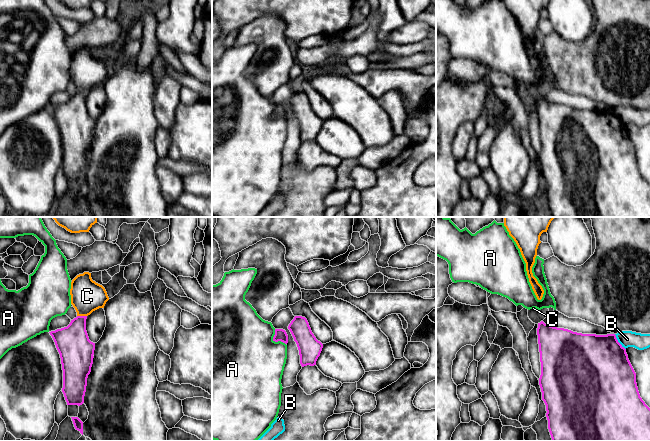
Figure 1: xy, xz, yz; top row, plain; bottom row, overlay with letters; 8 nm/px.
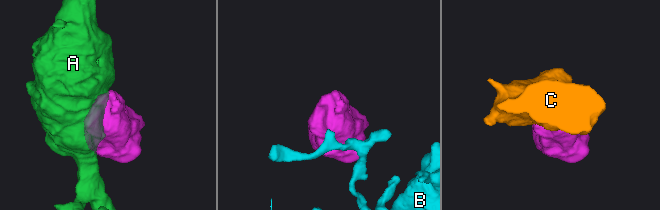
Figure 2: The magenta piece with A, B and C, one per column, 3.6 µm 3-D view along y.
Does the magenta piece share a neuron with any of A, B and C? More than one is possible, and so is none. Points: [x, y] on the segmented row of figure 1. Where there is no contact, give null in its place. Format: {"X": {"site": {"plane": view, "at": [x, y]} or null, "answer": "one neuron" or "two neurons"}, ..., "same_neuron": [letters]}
{"A": {"site": {"plane": "xz", "at": [274, 340]}, "answer": "two neurons"}, "B": {"site": {"plane": "yz", "at": [618, 342]}, "answer": "two neurons"}, "C": {"site": {"plane": "xy", "at": [82, 316]}, "answer": "one neuron"}, "same_neuron": ["C"]}

